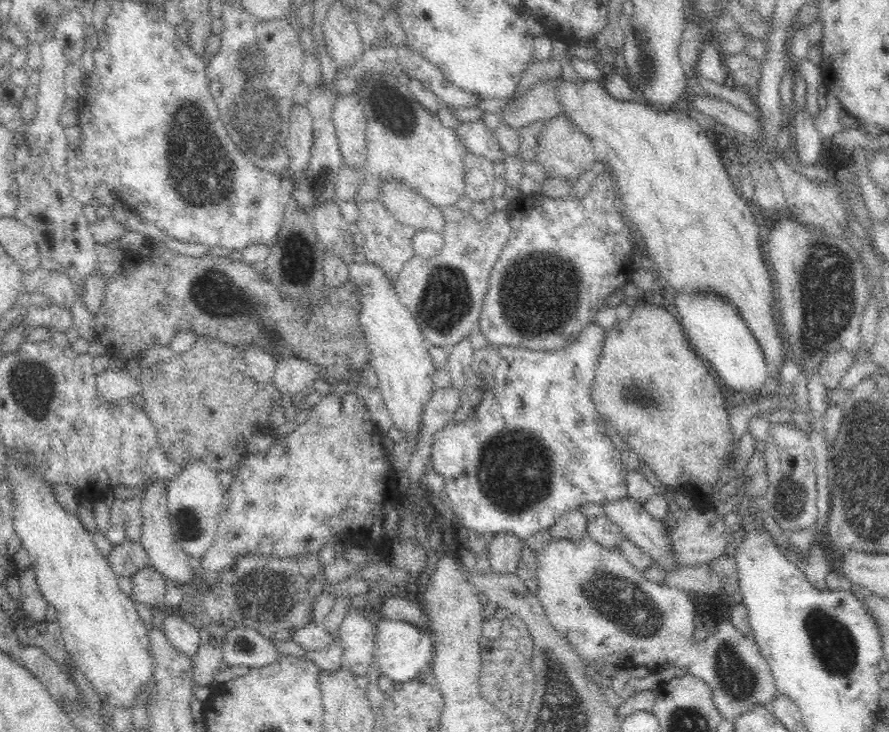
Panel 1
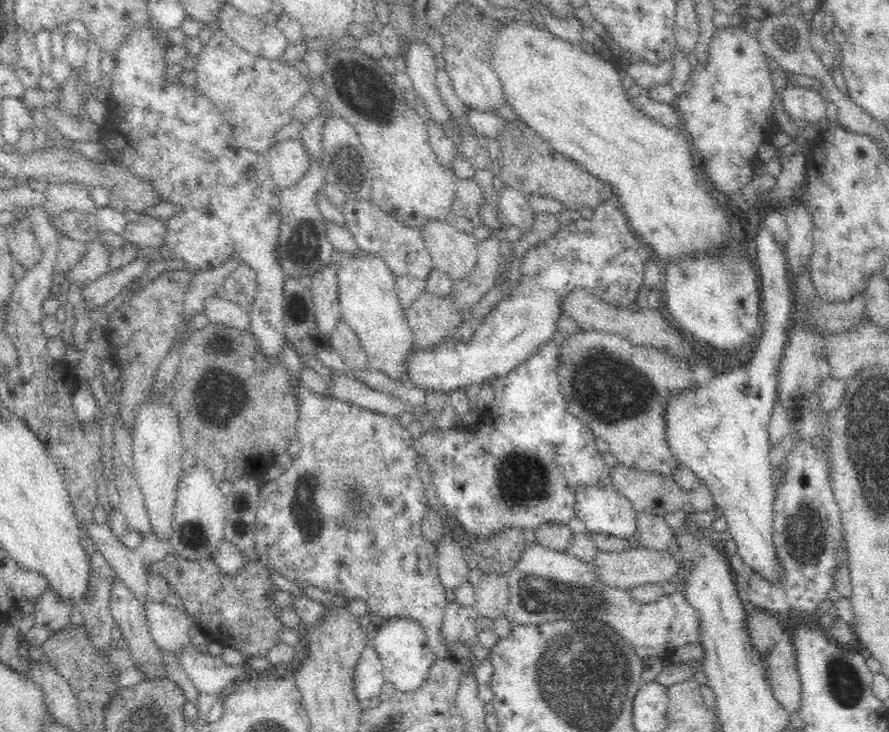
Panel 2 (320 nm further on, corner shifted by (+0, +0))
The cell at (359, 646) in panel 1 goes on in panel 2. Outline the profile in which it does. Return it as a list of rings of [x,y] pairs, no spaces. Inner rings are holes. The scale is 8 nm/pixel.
[[[372,645],[362,654],[355,669],[354,695],[358,703],[378,697],[383,682],[383,667]]]

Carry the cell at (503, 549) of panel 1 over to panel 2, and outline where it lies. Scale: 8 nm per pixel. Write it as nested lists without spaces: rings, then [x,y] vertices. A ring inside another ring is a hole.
[[[489,574],[481,577],[481,582],[474,587],[476,602],[472,608],[477,613],[477,618],[497,619],[506,617],[509,604],[509,591],[506,585],[506,576]]]

